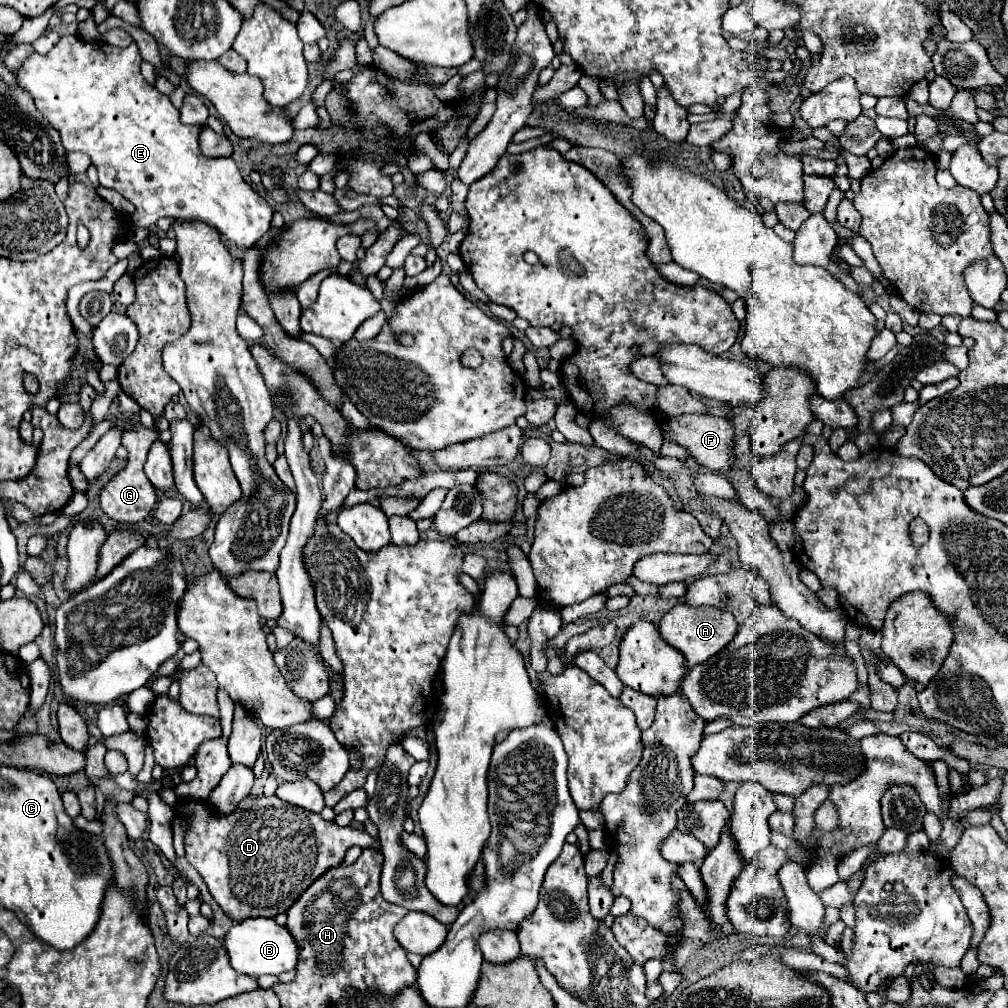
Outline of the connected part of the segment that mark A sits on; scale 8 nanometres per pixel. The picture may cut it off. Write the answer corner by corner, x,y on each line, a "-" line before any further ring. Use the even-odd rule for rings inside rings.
676,604
672,610
668,610
662,616
658,628
660,628
662,638
670,646
674,646
676,650
680,650
686,656
688,668
694,668
696,664
706,662
716,652
720,652
726,644
732,642
732,638
738,632
738,622
732,616
732,612
726,612
726,610
718,610
718,608
692,608
688,604

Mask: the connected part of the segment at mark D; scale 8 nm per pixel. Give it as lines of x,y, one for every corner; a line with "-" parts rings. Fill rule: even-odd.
260,796
244,798
240,802
240,808
236,808
232,816
224,816
224,820
210,820
212,816
208,816
208,804
202,802
184,804
184,800
178,800
176,806
182,818
190,824
190,830
186,834
186,858
208,884
212,898
234,922
256,916
274,918
280,912
286,912
294,904
294,900
300,898
304,888
308,888
308,884
316,880
316,876
324,874
328,868
344,860
344,854
350,846
360,848
378,846
370,834
354,830
350,826
340,828
336,822
328,822
320,814
290,804
286,804
286,812
278,808
266,808
264,798

